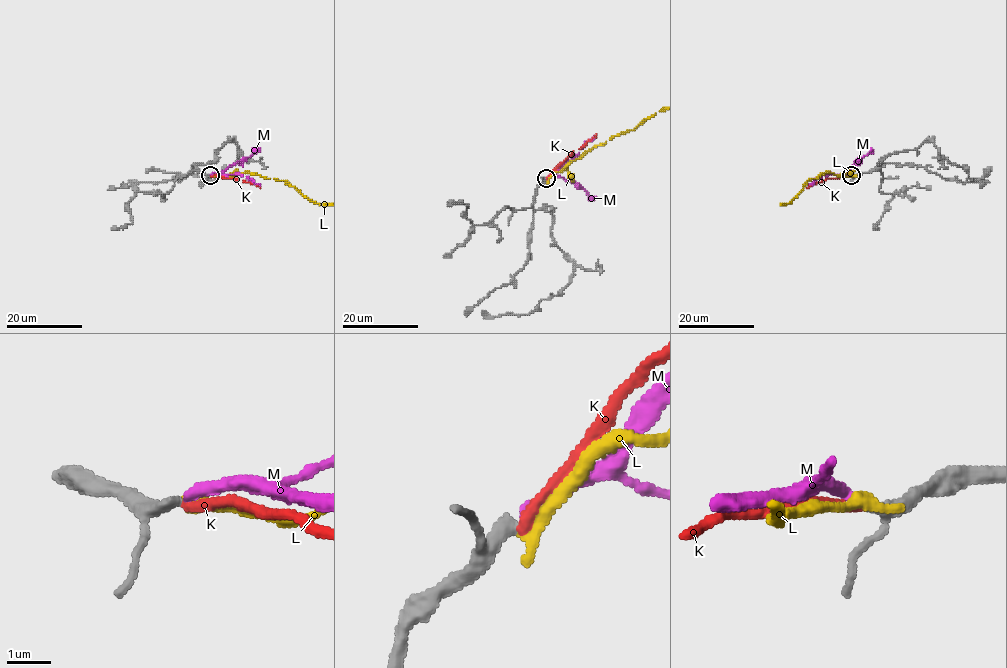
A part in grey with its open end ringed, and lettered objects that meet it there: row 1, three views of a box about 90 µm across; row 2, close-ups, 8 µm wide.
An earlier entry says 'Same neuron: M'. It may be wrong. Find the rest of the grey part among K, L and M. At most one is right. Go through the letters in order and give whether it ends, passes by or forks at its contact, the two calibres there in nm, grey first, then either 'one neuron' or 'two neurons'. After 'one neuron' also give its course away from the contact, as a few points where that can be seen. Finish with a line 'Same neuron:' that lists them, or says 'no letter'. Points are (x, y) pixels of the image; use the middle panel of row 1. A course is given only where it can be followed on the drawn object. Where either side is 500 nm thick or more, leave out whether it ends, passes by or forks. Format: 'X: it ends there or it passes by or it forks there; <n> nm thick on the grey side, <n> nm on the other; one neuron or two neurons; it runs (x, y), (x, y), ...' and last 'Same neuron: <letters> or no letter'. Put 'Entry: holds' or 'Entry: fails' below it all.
K: it ends there; 240 nm thick on the grey side, 240 nm on the other; two neurons
L: it ends there; 240 nm thick on the grey side, 360 nm on the other; two neurons
M: it ends there; 220 nm thick on the grey side, 240 nm on the other; one neuron
Same neuron: M
Entry: holds

